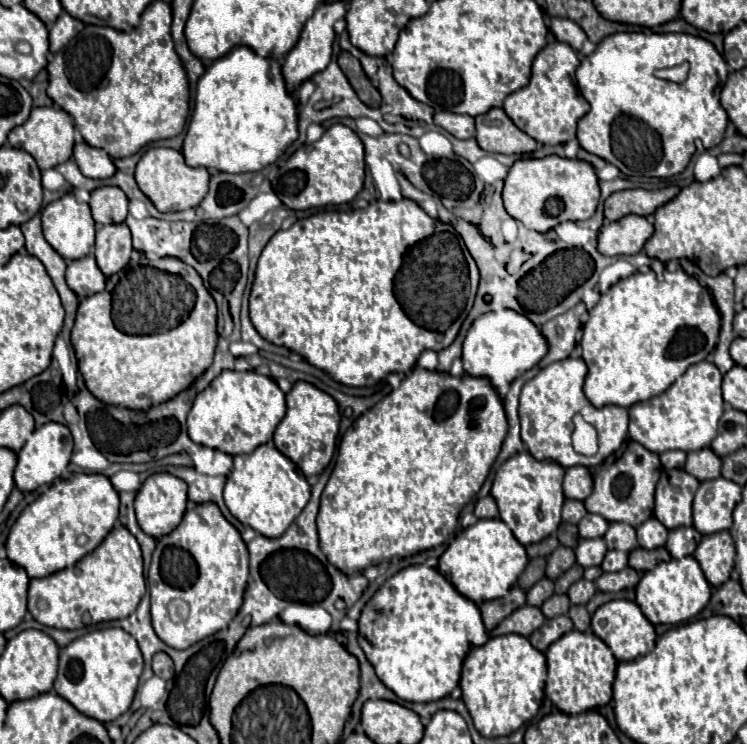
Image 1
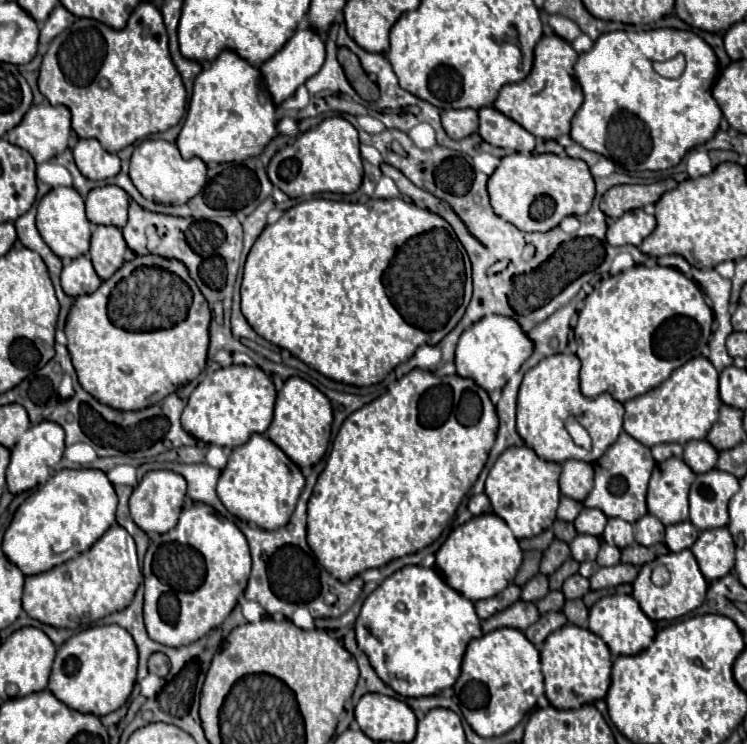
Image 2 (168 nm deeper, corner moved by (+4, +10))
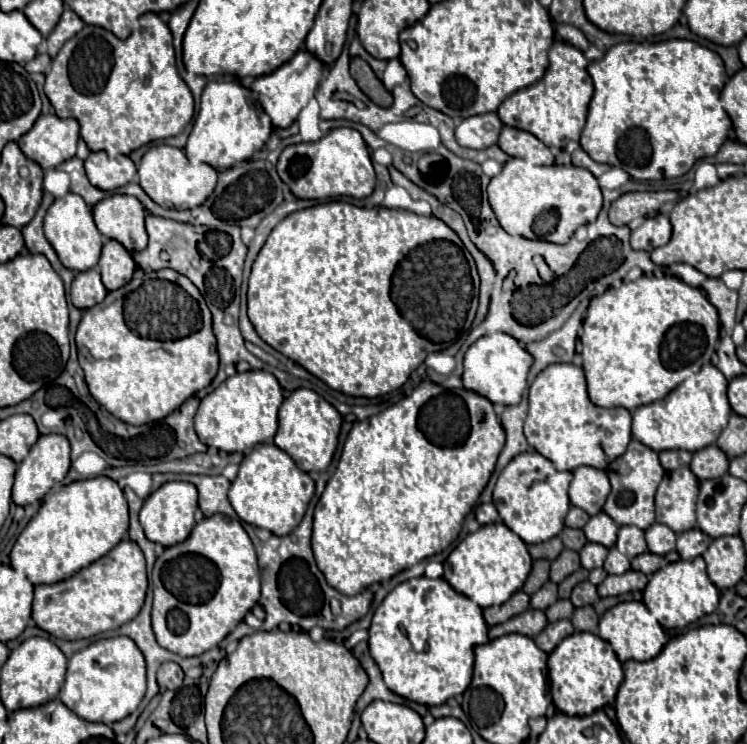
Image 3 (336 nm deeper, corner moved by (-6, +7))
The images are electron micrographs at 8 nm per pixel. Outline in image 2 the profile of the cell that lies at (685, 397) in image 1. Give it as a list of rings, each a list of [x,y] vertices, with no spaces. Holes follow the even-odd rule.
[[[698,356],[676,368],[658,388],[624,402],[624,430],[644,446],[664,442],[686,444],[688,440],[706,438],[708,430],[718,418],[720,406],[719,373],[708,358]]]

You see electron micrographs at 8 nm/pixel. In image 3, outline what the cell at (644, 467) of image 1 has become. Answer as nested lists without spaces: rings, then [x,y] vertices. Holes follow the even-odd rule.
[[[632,439],[626,453],[622,457],[618,457],[616,461],[612,461],[608,465],[606,473],[610,479],[612,491],[606,499],[604,513],[614,517],[614,521],[618,521],[618,525],[636,525],[640,529],[648,529],[656,521],[654,519],[654,493],[664,475],[664,467],[660,465],[658,453],[652,451],[650,447],[646,447],[644,443]]]

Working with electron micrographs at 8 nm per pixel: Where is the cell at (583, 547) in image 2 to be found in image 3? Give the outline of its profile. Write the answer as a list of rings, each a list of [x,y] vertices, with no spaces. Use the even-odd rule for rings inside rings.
[[[586,543],[586,545],[580,549],[582,567],[586,567],[586,569],[602,567],[604,561],[606,561],[606,553],[608,553],[608,547],[598,545],[598,543]]]

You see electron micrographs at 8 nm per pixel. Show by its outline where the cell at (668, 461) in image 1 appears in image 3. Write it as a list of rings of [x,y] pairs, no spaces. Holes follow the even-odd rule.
[[[662,451],[660,453],[660,463],[666,471],[670,471],[670,469],[678,469],[682,465],[688,465],[690,457],[692,457],[690,451]]]

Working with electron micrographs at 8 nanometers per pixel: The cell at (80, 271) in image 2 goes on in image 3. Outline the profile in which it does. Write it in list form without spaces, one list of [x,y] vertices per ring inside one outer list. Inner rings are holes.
[[[86,269],[74,275],[72,281],[72,303],[78,309],[88,309],[90,305],[96,305],[106,297],[106,287],[100,279],[98,269]]]

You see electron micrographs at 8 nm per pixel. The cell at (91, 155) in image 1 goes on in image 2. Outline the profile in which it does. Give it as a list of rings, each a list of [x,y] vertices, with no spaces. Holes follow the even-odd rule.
[[[78,140],[74,146],[74,160],[84,178],[106,180],[120,172],[120,158],[106,152],[98,140]]]

